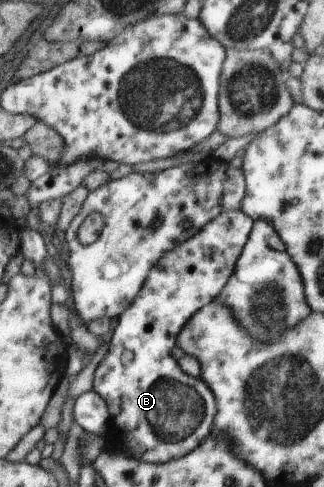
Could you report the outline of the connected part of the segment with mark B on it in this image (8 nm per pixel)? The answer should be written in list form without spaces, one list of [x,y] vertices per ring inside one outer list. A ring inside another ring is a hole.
[[[242,209],[237,211],[226,211],[220,213],[213,221],[204,225],[196,234],[193,234],[188,240],[181,242],[180,245],[176,245],[174,249],[164,253],[156,264],[152,266],[147,274],[144,284],[141,286],[140,292],[136,295],[136,298],[132,301],[132,304],[128,308],[124,309],[124,312],[118,317],[116,322],[116,328],[114,335],[110,340],[110,348],[106,353],[104,359],[98,364],[95,375],[93,378],[93,389],[106,401],[109,413],[111,416],[111,424],[113,428],[113,435],[109,438],[109,442],[114,446],[119,445],[121,449],[114,449],[111,452],[113,454],[120,454],[124,457],[134,459],[143,463],[169,463],[175,459],[182,458],[188,453],[192,454],[195,448],[198,448],[211,434],[213,420],[217,413],[217,404],[215,396],[210,387],[200,378],[192,377],[187,373],[184,373],[176,359],[172,357],[171,350],[178,344],[178,334],[183,329],[183,326],[187,324],[188,320],[198,312],[204,305],[214,301],[218,294],[222,292],[224,286],[228,282],[228,279],[232,276],[235,269],[236,261],[241,255],[242,249],[248,240],[250,231],[253,227],[253,218],[250,218],[247,214],[242,212]]]

